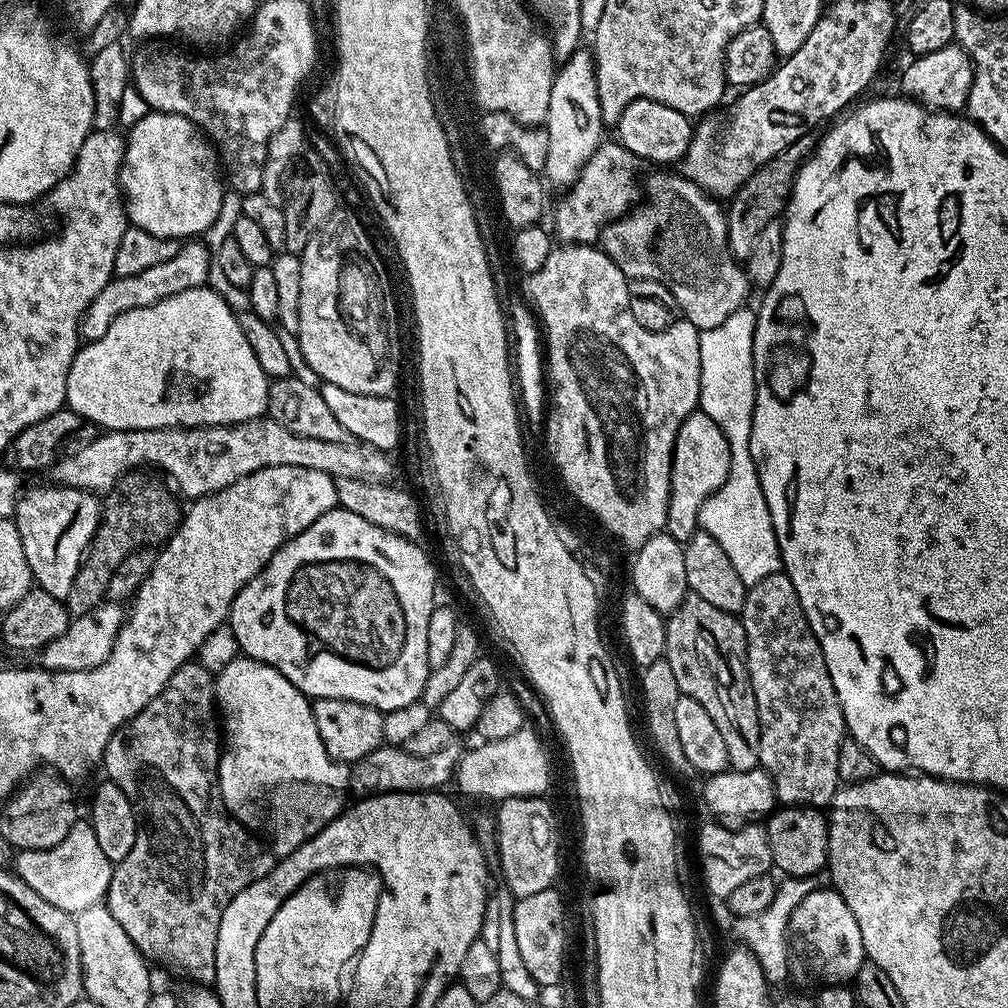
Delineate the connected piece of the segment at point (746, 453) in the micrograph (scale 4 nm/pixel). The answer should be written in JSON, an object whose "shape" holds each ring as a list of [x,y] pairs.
{"shape":[[[748,306],[739,308],[728,315],[721,326],[700,333],[702,374],[698,405],[699,411],[709,415],[721,427],[730,446],[729,478],[700,508],[699,527],[709,532],[718,546],[726,550],[726,558],[730,558],[734,570],[738,570],[738,578],[749,586],[762,582],[762,578],[770,578],[770,574],[782,568],[774,522],[762,494],[758,462],[750,450],[752,415],[756,405],[753,362],[756,312],[750,309]]]}

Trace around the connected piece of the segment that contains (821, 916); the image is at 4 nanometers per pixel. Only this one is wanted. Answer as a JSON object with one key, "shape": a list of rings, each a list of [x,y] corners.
{"shape":[[[814,890],[798,902],[788,923],[790,941],[790,976],[796,980],[817,980],[817,985],[848,984],[855,981],[858,970],[866,963],[862,930],[850,914],[850,906],[834,890]]]}

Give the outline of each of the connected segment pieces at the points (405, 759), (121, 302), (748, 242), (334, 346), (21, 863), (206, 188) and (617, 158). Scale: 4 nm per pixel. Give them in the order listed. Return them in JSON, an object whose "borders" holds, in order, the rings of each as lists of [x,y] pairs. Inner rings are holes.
{"borders":[[[[453,741],[445,749],[435,754],[426,754],[421,757],[410,754],[402,746],[385,745],[371,751],[366,758],[360,759],[349,769],[349,793],[356,798],[367,796],[381,796],[386,793],[416,793],[432,792],[443,789],[455,777],[456,767],[464,753],[457,741]]],[[[200,242],[181,243],[178,254],[158,266],[150,266],[137,276],[121,276],[113,278],[108,285],[94,298],[80,319],[80,334],[85,341],[91,342],[102,338],[106,330],[110,330],[110,322],[130,310],[138,310],[142,306],[154,306],[154,302],[162,302],[174,294],[182,294],[186,290],[205,287],[209,283],[208,271],[214,268],[214,260],[210,255],[210,248]]],[[[811,135],[798,138],[784,152],[779,152],[770,162],[766,162],[747,182],[736,191],[727,205],[728,217],[728,249],[737,261],[746,262],[754,251],[754,242],[771,220],[777,219],[785,211],[788,197],[792,195],[792,184],[796,180],[796,172],[801,164],[812,155],[814,140]]],[[[338,210],[306,242],[306,250],[299,253],[302,262],[302,294],[298,294],[298,330],[294,333],[295,339],[300,339],[300,352],[308,363],[308,368],[317,376],[317,381],[342,386],[342,390],[350,390],[353,394],[374,394],[375,396],[392,396],[395,393],[396,379],[400,376],[400,364],[396,361],[396,348],[392,345],[392,336],[388,333],[388,324],[384,319],[391,314],[392,308],[388,305],[388,272],[384,269],[385,257],[379,256],[375,246],[370,242],[367,230],[362,222],[350,210]]],[[[84,818],[76,819],[74,826],[70,826],[70,834],[66,834],[58,846],[42,850],[20,850],[15,853],[14,864],[15,860],[14,874],[26,882],[34,894],[46,898],[50,906],[58,906],[58,910],[73,914],[101,903],[107,897],[114,867],[114,861],[106,858],[102,846],[98,846],[98,837],[91,823]]],[[[152,110],[130,128],[124,146],[124,161],[120,167],[120,191],[124,197],[124,207],[128,209],[131,227],[171,240],[199,237],[196,236],[199,232],[206,231],[219,218],[224,208],[224,188],[226,192],[218,153],[212,141],[193,120]]],[[[601,143],[586,166],[582,166],[576,181],[569,184],[561,195],[565,196],[557,202],[556,209],[553,212],[551,209],[550,228],[555,239],[564,244],[595,245],[601,239],[605,226],[625,215],[641,199],[642,184],[639,179],[636,181],[636,164],[638,157],[626,150],[623,144]]]]}

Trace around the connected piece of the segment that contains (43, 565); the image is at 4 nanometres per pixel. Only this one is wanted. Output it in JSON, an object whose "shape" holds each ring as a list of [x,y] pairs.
{"shape":[[[55,482],[40,484],[23,493],[16,502],[14,519],[16,529],[22,538],[22,548],[26,550],[26,560],[30,562],[32,579],[46,594],[54,598],[67,601],[70,586],[74,586],[74,578],[84,560],[84,554],[92,544],[96,527],[100,525],[102,504],[91,492],[84,492],[81,488],[65,488]]]}

